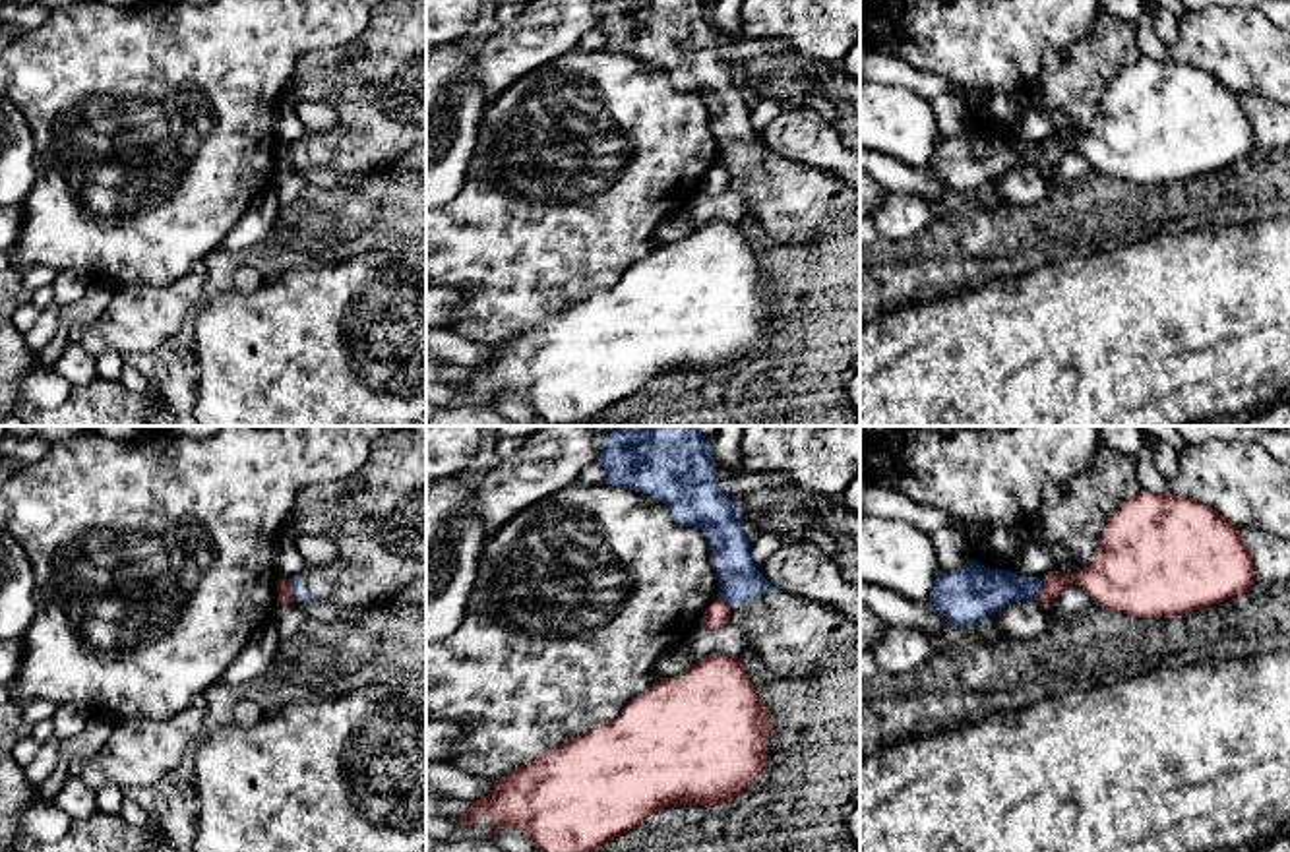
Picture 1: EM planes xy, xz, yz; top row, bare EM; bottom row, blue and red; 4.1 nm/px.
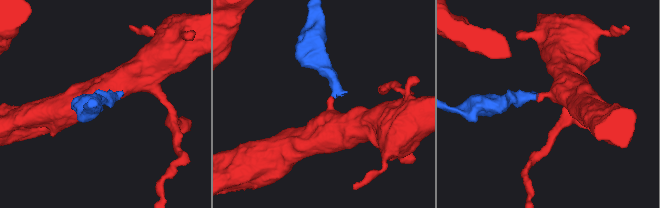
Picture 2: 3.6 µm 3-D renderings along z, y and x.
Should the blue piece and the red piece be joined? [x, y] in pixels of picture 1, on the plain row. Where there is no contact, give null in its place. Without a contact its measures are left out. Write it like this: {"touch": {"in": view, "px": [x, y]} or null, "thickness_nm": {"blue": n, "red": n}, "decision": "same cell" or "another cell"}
{"touch": {"in": "xy", "px": [289, 153]}, "thickness_nm": {"blue": 50, "red": 60}, "decision": "another cell"}

